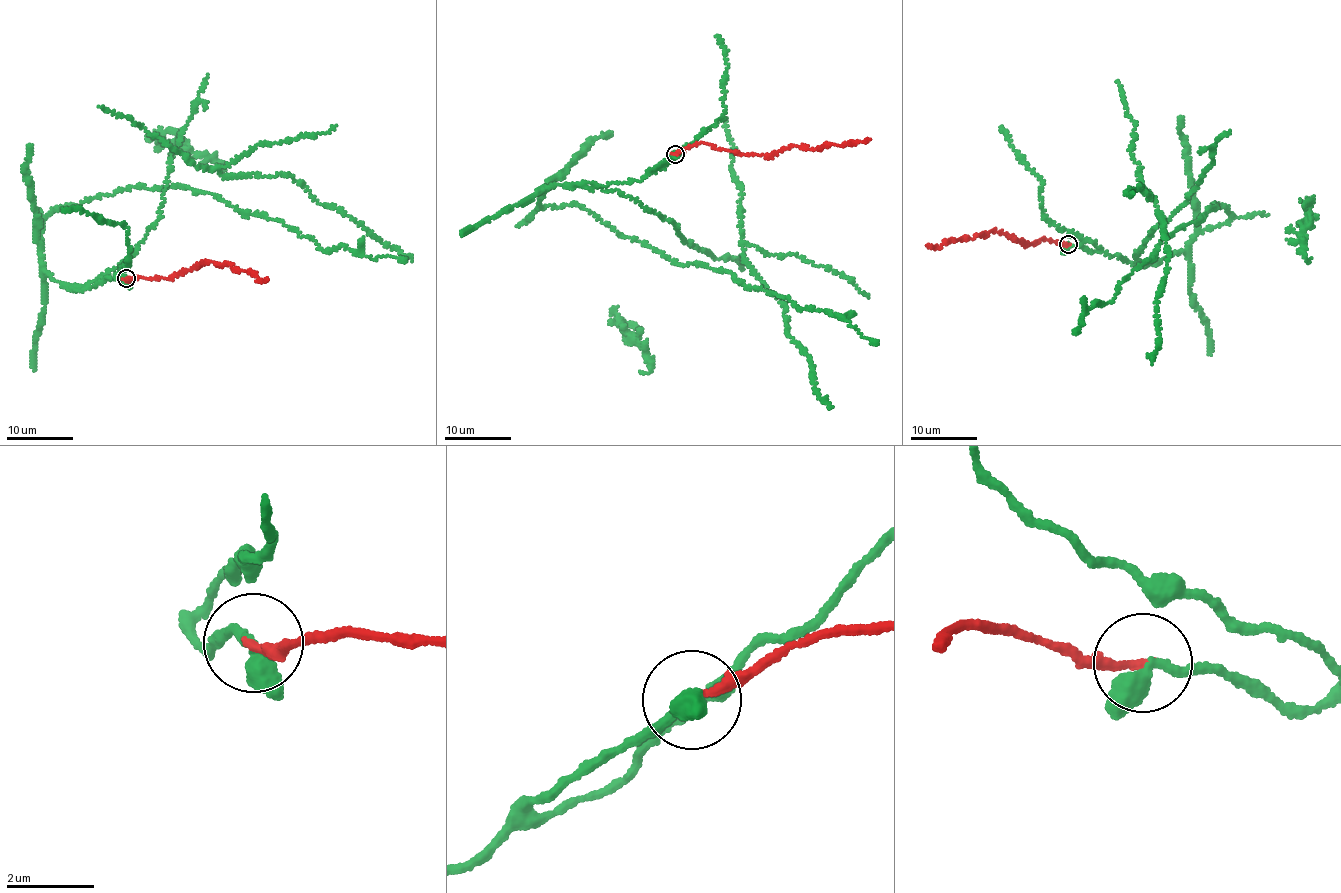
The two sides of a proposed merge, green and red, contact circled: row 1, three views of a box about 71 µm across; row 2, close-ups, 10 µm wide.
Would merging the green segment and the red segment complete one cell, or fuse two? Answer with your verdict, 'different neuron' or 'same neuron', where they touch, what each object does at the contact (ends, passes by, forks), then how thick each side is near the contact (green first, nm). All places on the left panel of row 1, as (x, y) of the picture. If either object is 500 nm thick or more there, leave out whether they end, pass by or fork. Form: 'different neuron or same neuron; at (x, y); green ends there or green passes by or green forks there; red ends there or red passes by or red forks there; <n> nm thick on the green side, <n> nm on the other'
same neuron; at (126, 278); green passes by; red ends there; 340 nm thick on the green side, 200 nm on the other

